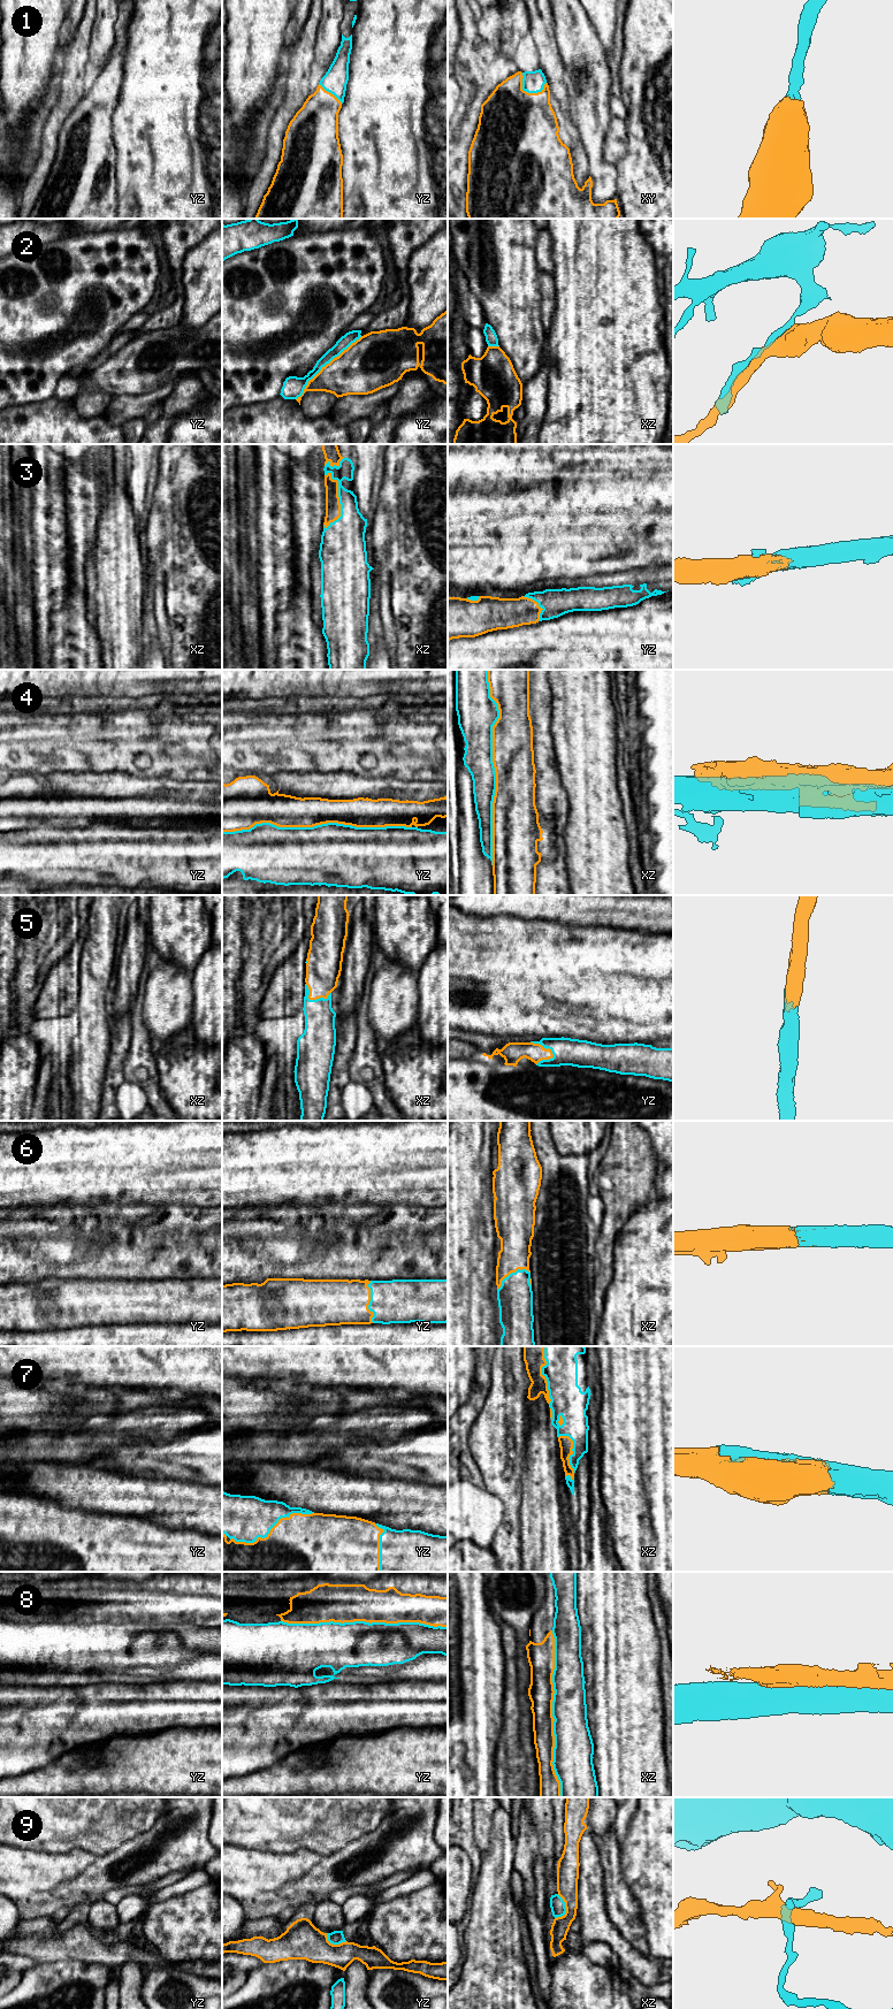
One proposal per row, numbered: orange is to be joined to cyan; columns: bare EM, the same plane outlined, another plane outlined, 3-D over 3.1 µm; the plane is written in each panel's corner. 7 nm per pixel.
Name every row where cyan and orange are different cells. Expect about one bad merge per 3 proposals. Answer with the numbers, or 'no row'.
2, 4, 8, 9

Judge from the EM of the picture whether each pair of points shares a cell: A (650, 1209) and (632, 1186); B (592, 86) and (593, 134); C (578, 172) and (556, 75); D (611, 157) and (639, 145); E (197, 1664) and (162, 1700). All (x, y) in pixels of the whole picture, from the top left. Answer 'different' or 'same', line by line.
A: different
B: same
C: same
D: different
E: different

